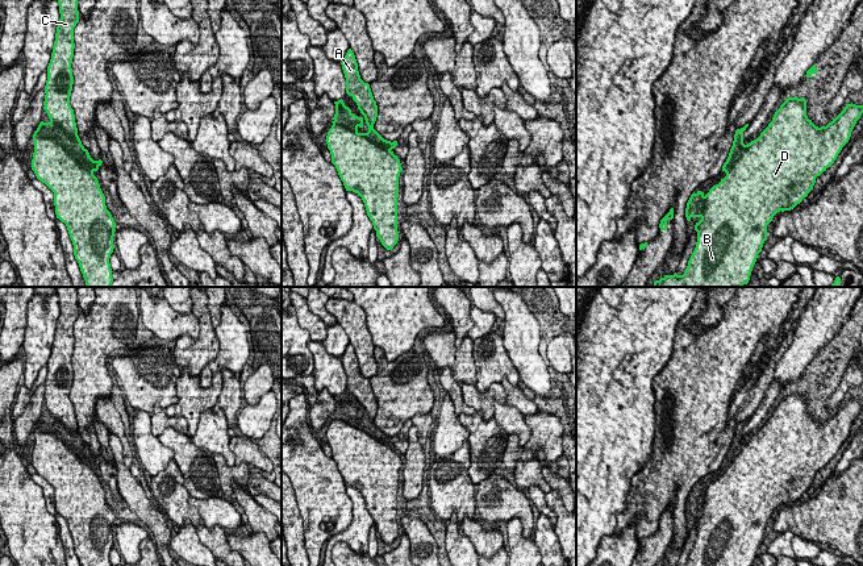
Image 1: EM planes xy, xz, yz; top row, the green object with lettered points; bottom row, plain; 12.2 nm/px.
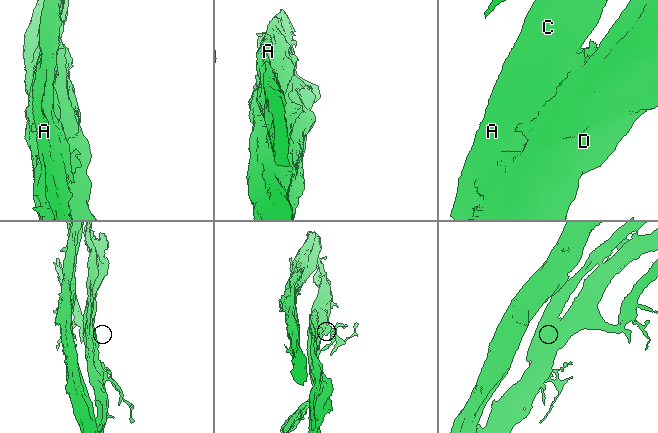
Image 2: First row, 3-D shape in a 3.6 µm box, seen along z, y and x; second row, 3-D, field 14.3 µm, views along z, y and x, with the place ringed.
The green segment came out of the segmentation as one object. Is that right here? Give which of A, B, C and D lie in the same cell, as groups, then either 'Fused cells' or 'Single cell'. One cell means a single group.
Groups: A C / B D. Fused cells

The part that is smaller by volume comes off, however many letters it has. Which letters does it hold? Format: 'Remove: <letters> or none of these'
Remove: A, C

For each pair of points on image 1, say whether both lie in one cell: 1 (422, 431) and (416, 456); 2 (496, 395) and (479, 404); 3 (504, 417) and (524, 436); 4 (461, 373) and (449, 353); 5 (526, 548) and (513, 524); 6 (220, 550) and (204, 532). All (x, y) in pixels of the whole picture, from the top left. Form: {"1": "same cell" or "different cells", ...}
{"1": "different cells", "2": "same cell", "3": "same cell", "4": "same cell", "5": "same cell", "6": "same cell"}

